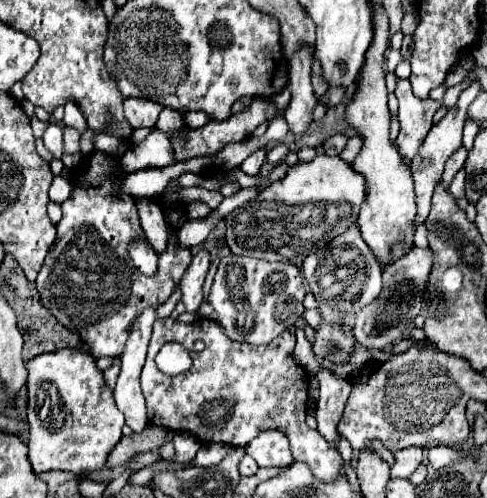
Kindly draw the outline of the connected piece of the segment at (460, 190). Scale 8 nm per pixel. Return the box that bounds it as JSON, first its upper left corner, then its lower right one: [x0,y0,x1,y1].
[449,170,465,198]

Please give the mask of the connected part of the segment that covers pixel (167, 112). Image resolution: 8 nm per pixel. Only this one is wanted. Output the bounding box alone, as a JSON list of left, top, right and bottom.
[157,108,185,138]

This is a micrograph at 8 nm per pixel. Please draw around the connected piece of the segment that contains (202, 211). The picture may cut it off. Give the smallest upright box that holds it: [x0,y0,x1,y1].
[185,202,211,218]

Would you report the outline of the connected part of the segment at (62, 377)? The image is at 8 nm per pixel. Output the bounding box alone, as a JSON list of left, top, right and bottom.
[27,348,123,478]

